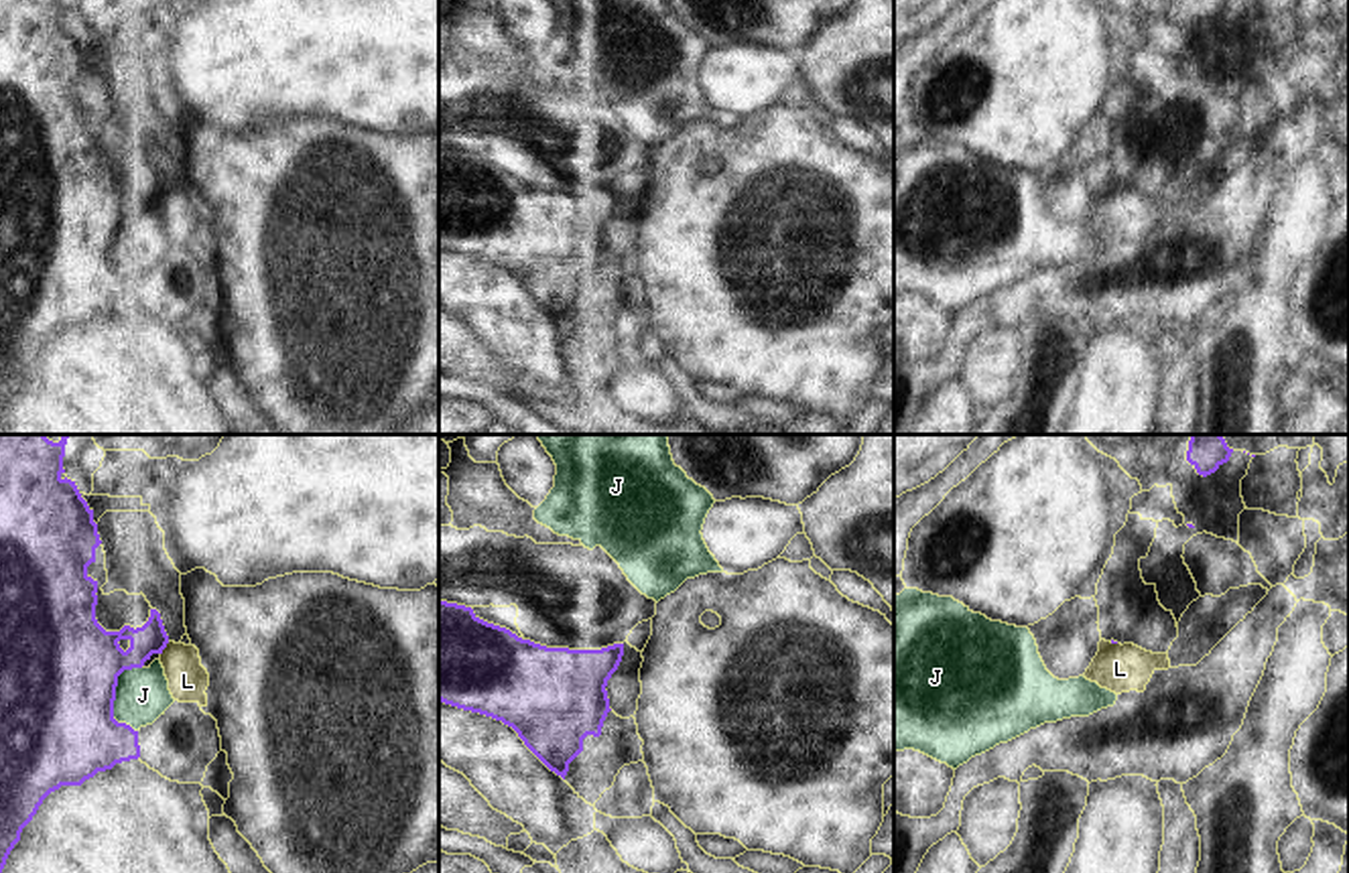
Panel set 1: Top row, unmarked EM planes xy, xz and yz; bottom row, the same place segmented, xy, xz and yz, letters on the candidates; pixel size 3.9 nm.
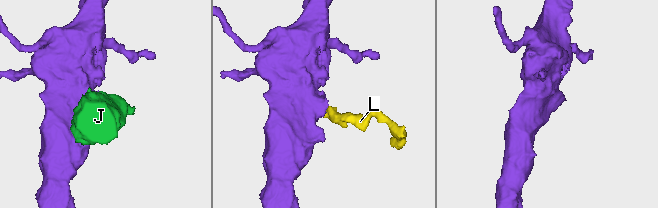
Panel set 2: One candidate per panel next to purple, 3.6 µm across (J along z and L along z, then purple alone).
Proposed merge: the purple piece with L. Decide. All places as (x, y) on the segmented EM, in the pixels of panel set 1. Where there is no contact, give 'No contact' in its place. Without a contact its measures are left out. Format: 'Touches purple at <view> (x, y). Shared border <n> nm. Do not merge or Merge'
Touches purple at xy (165, 646). Shared border 70 nm. Do not merge

